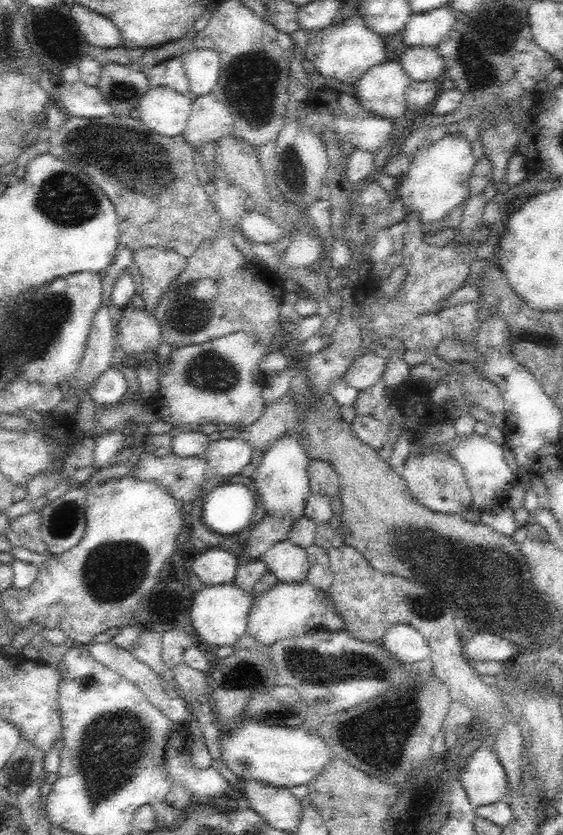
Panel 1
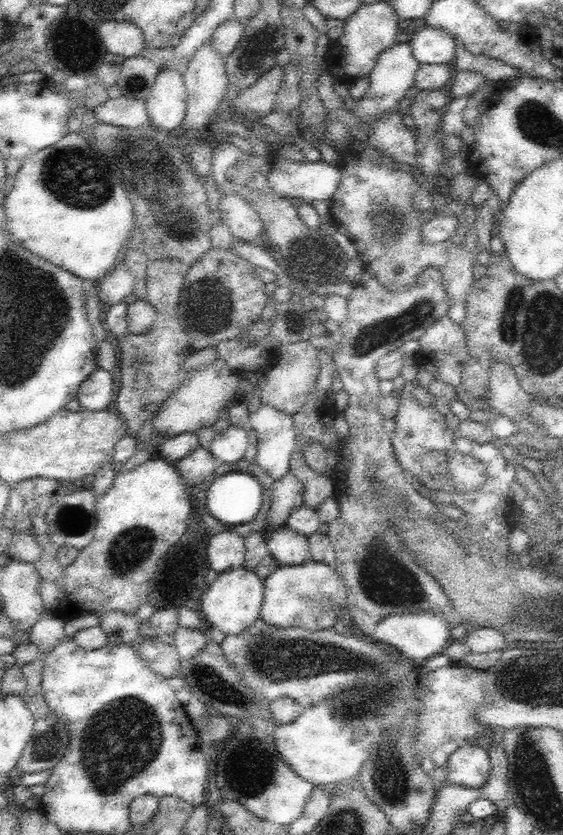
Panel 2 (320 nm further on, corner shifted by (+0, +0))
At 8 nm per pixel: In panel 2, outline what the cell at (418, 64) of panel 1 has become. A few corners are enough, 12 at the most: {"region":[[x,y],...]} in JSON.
{"region":[[424,25],[411,35],[420,64],[451,64],[458,42]]}

